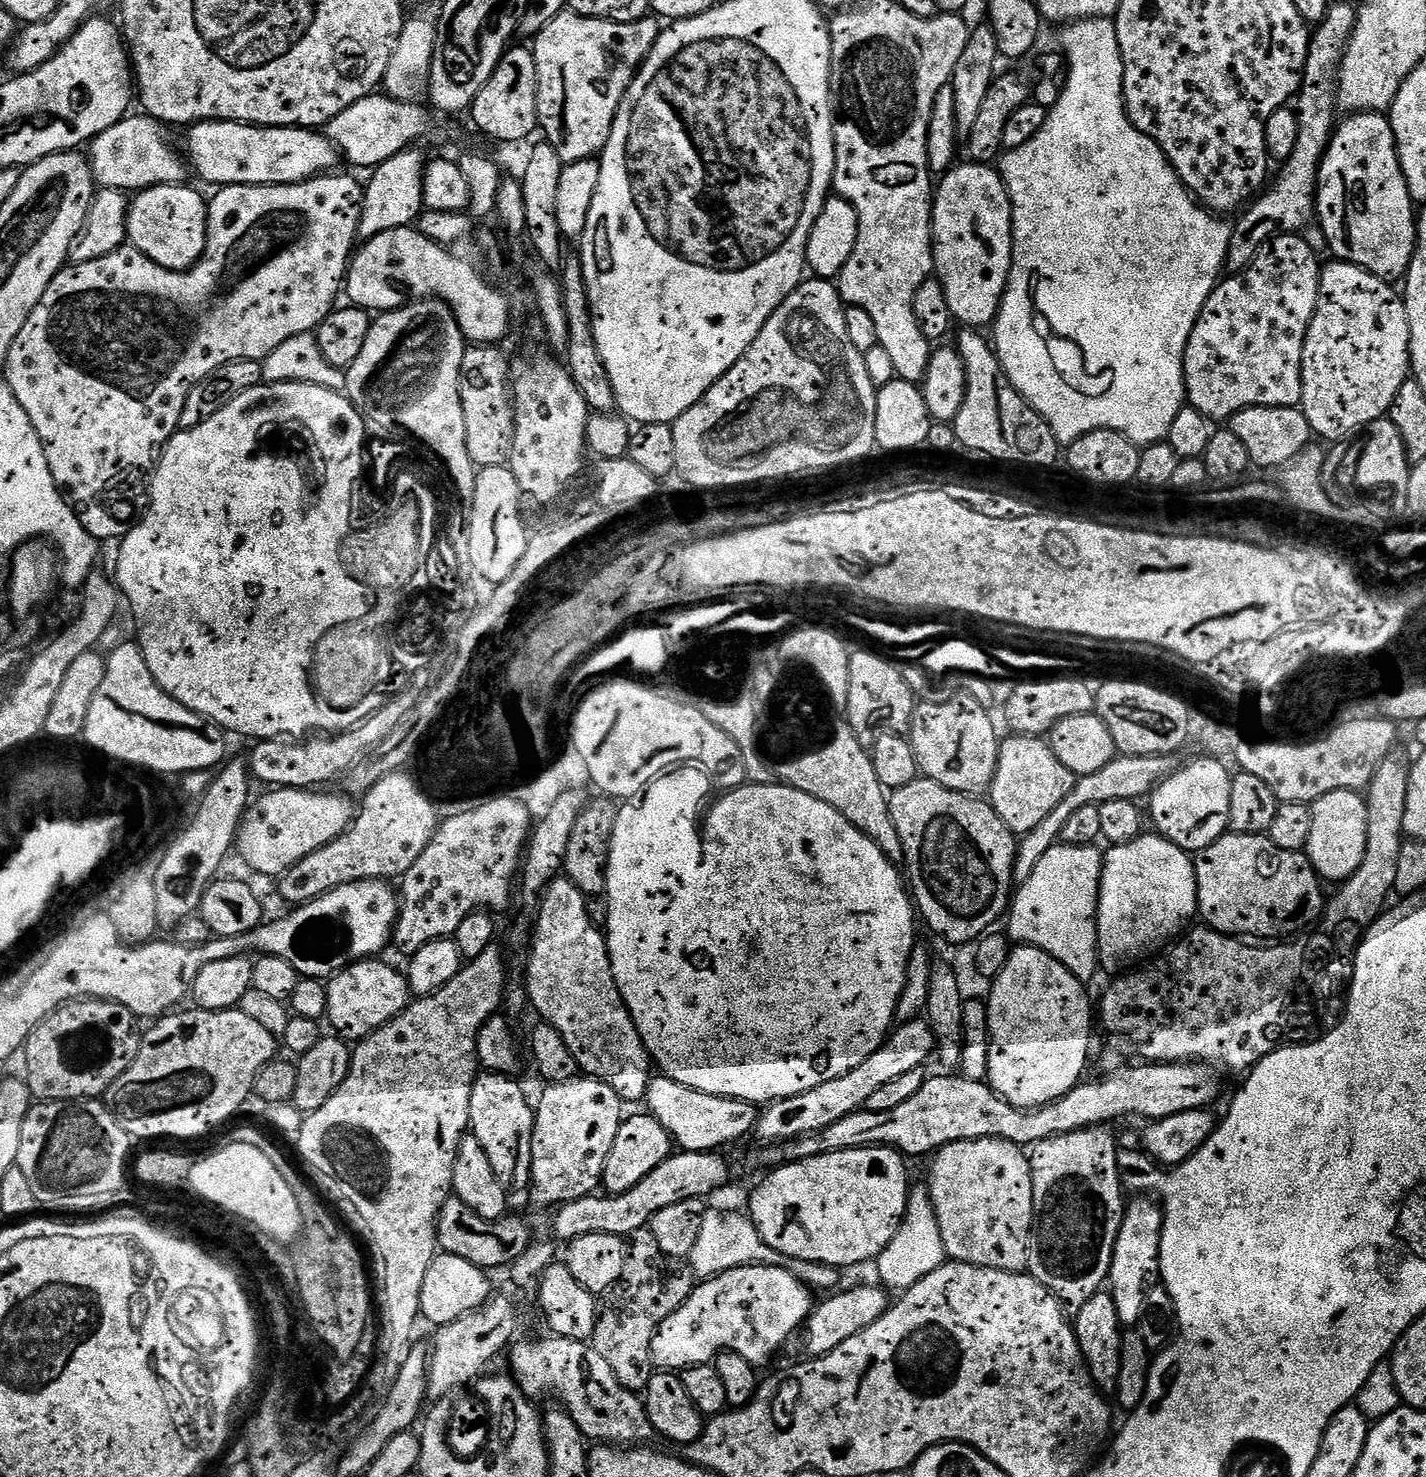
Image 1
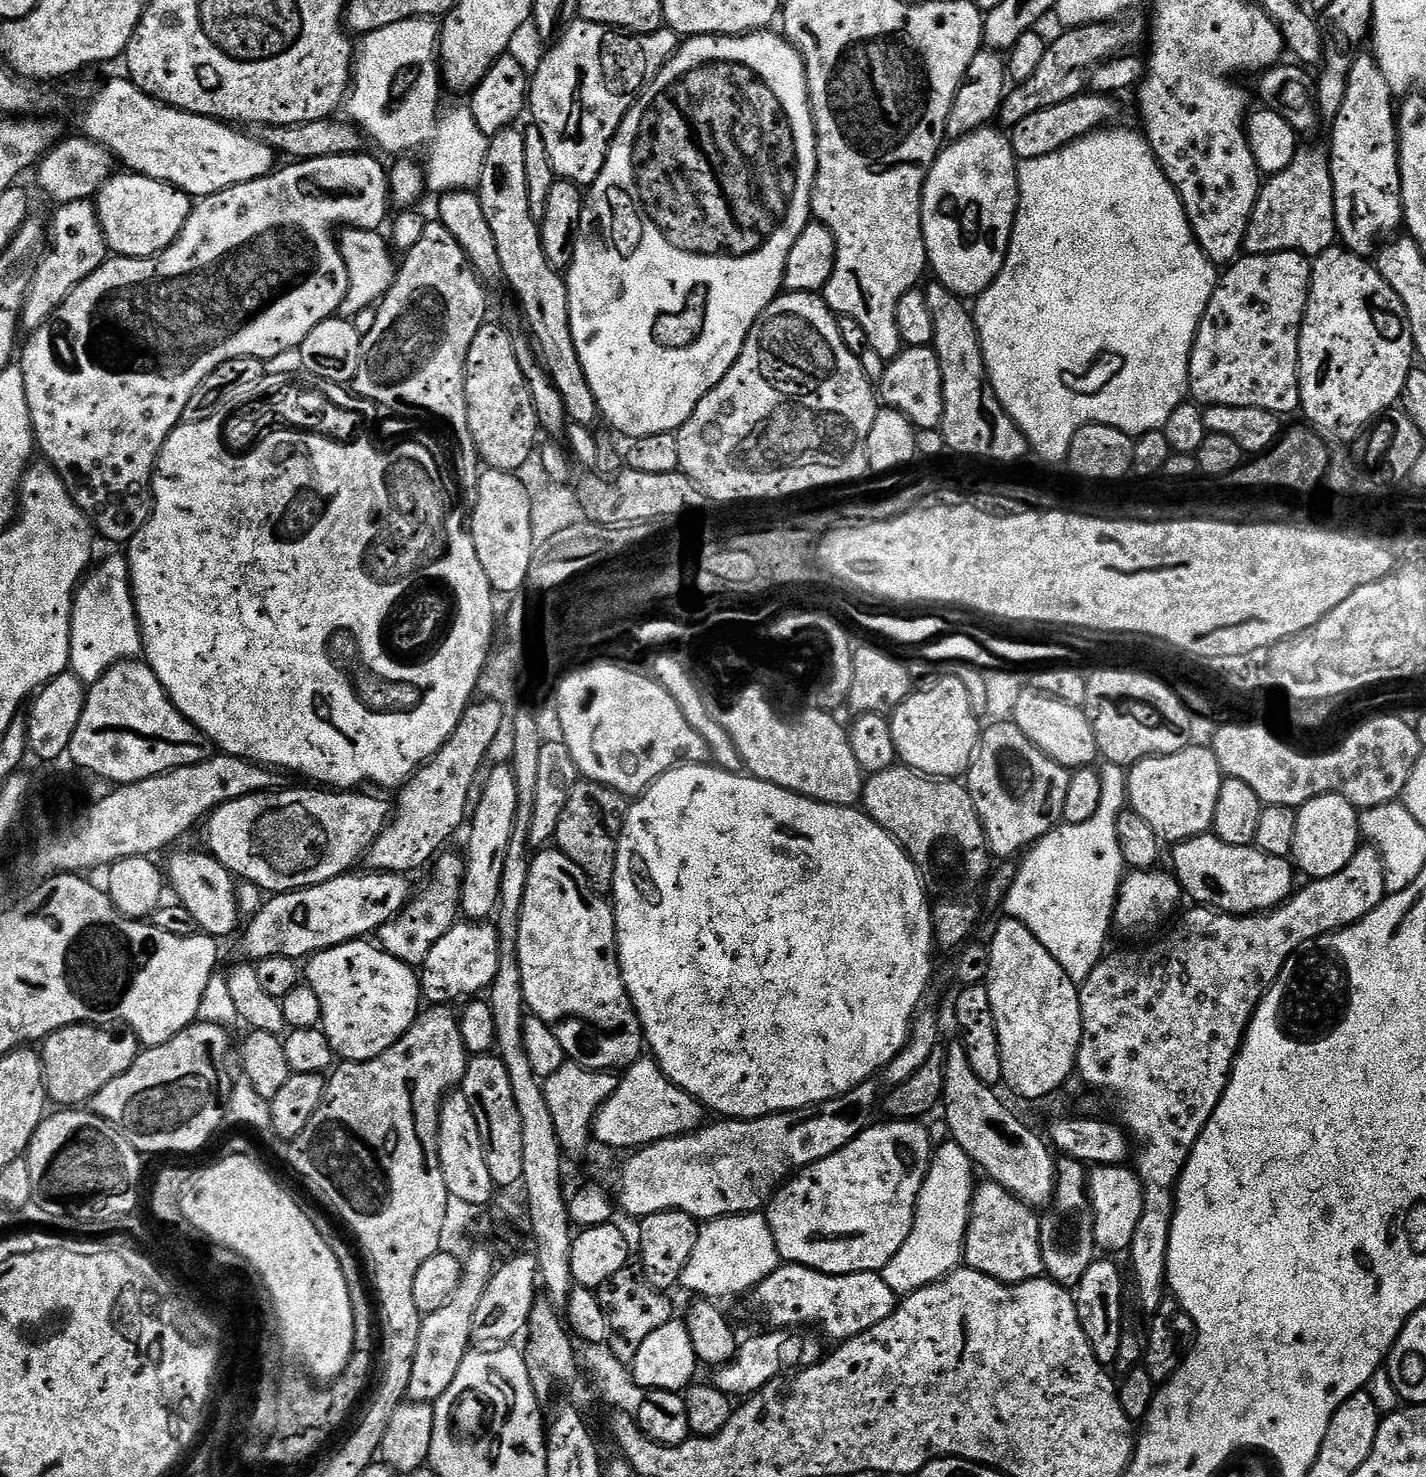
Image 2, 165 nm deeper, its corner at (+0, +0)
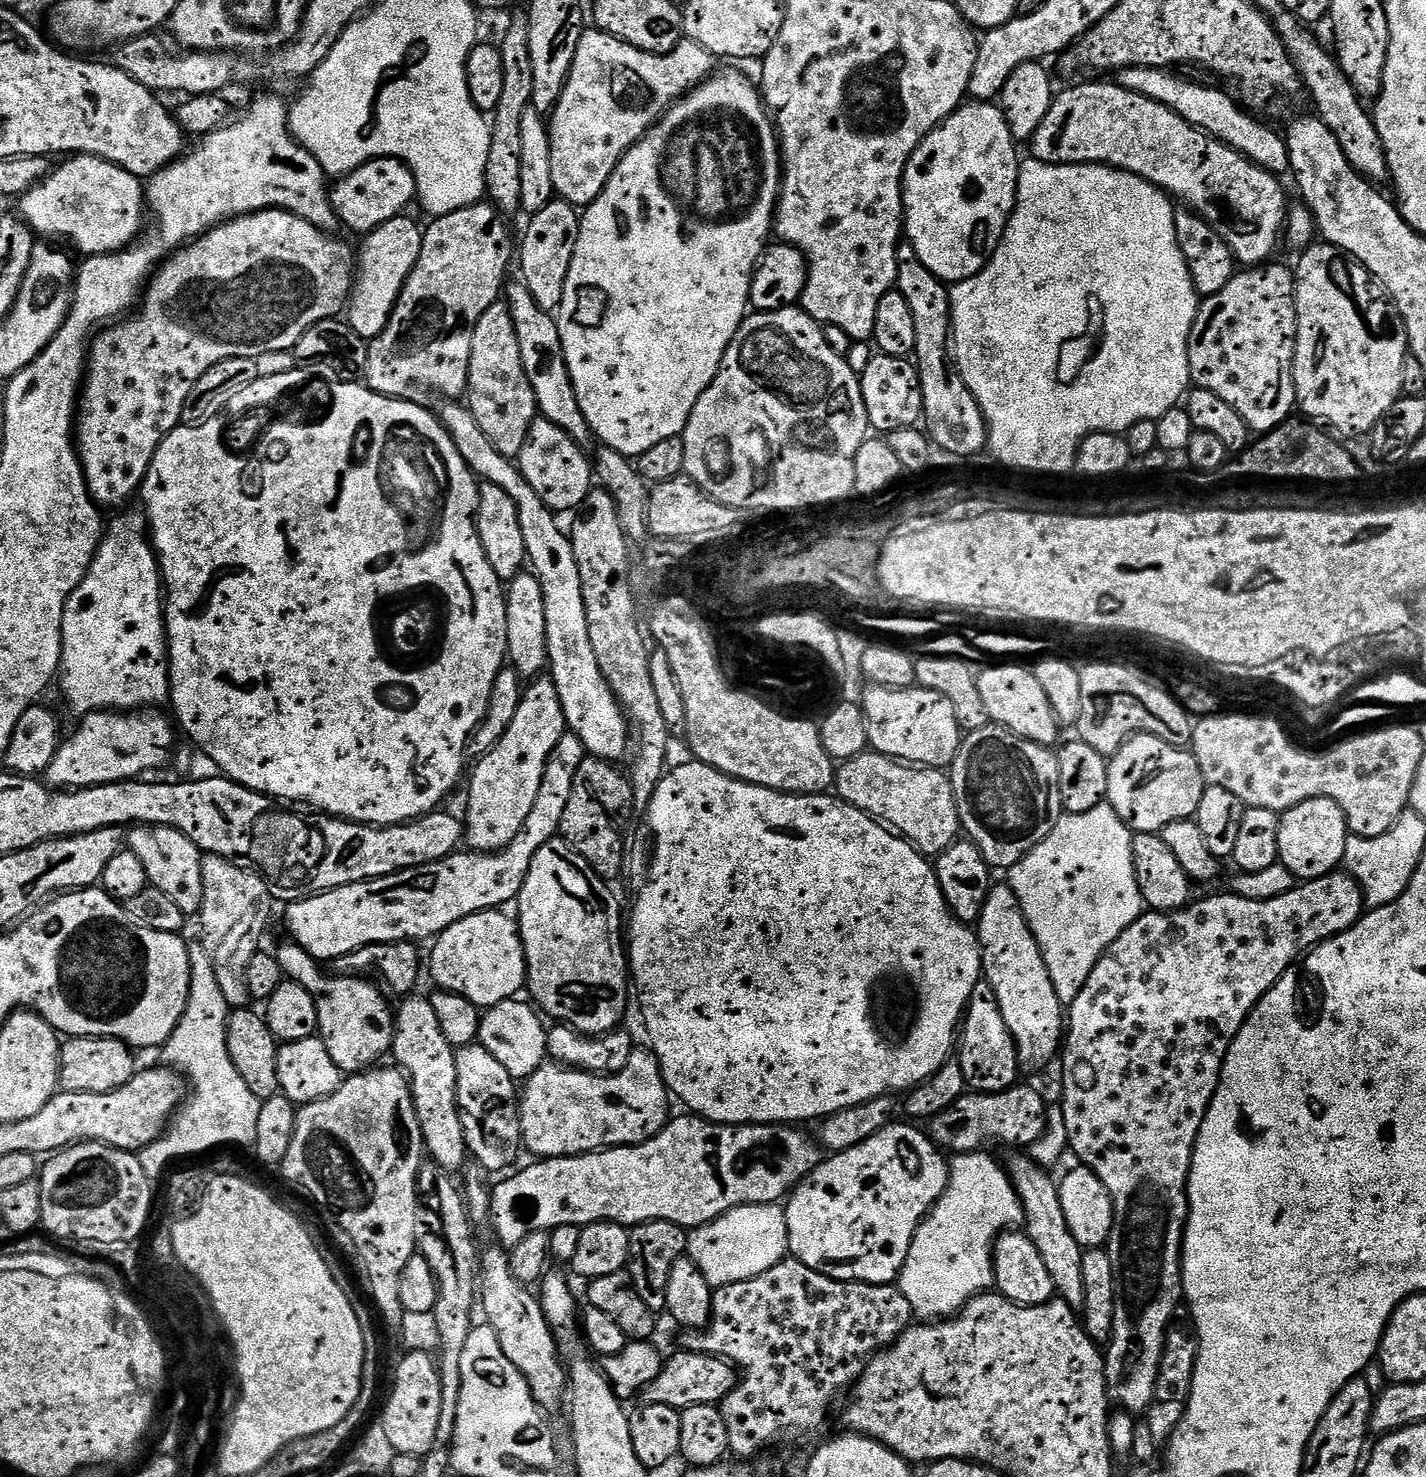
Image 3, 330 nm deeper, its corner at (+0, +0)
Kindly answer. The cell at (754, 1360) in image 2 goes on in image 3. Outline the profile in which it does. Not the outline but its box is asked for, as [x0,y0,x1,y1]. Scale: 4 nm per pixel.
[641,1351,738,1412]

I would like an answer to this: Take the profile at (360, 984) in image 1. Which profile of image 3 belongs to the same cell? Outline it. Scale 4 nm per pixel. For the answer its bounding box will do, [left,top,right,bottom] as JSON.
[274,942,396,1074]

